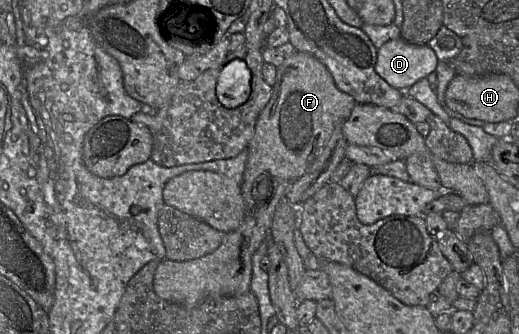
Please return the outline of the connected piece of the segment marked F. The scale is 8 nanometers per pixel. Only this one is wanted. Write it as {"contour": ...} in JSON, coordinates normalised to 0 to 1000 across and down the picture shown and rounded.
{"contour":[[[570,153],[549,171],[534,201],[524,287],[495,356],[489,404],[474,446],[478,473],[462,551],[472,626],[464,674],[434,701],[424,737],[401,763],[364,781],[312,778],[295,838],[301,883],[324,904],[372,916],[401,886],[455,883],[482,871],[486,772],[514,713],[532,620],[545,599],[557,554],[595,509],[645,383],[663,368],[686,311],[676,284],[651,266],[636,213],[603,165]]]}

